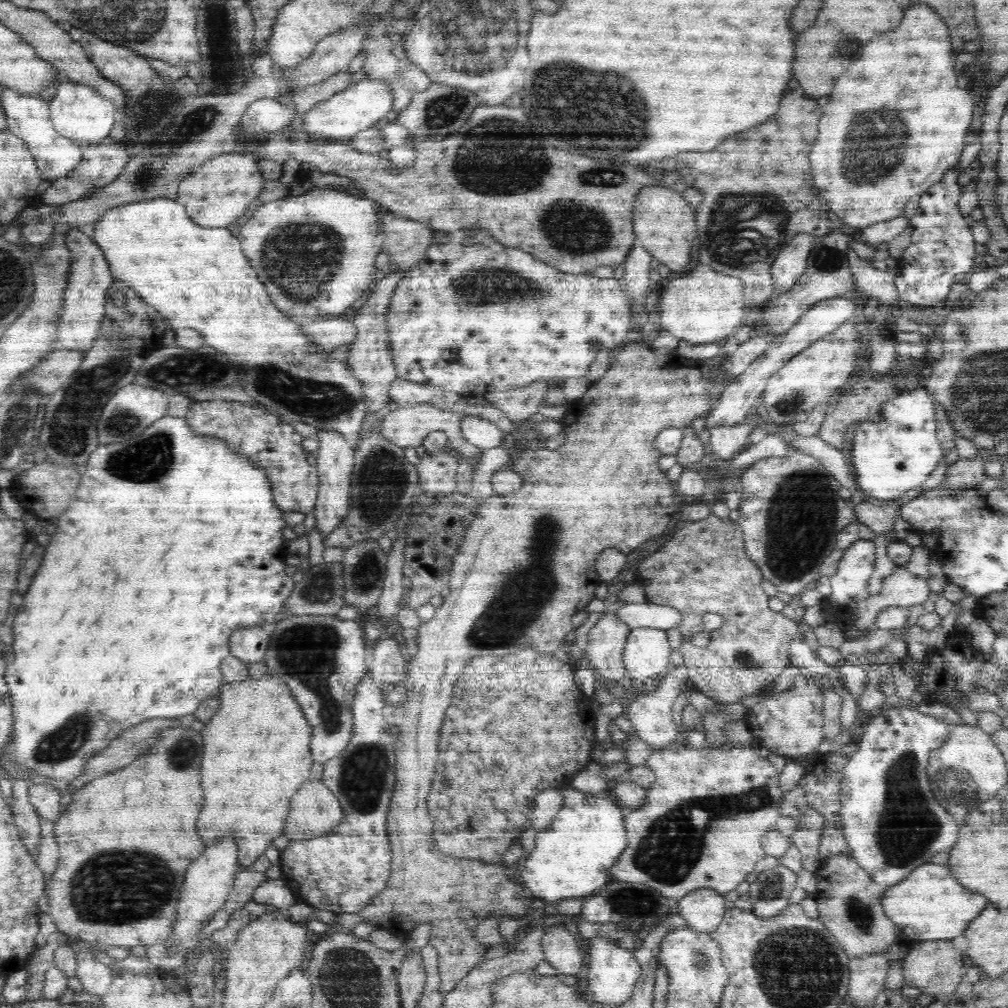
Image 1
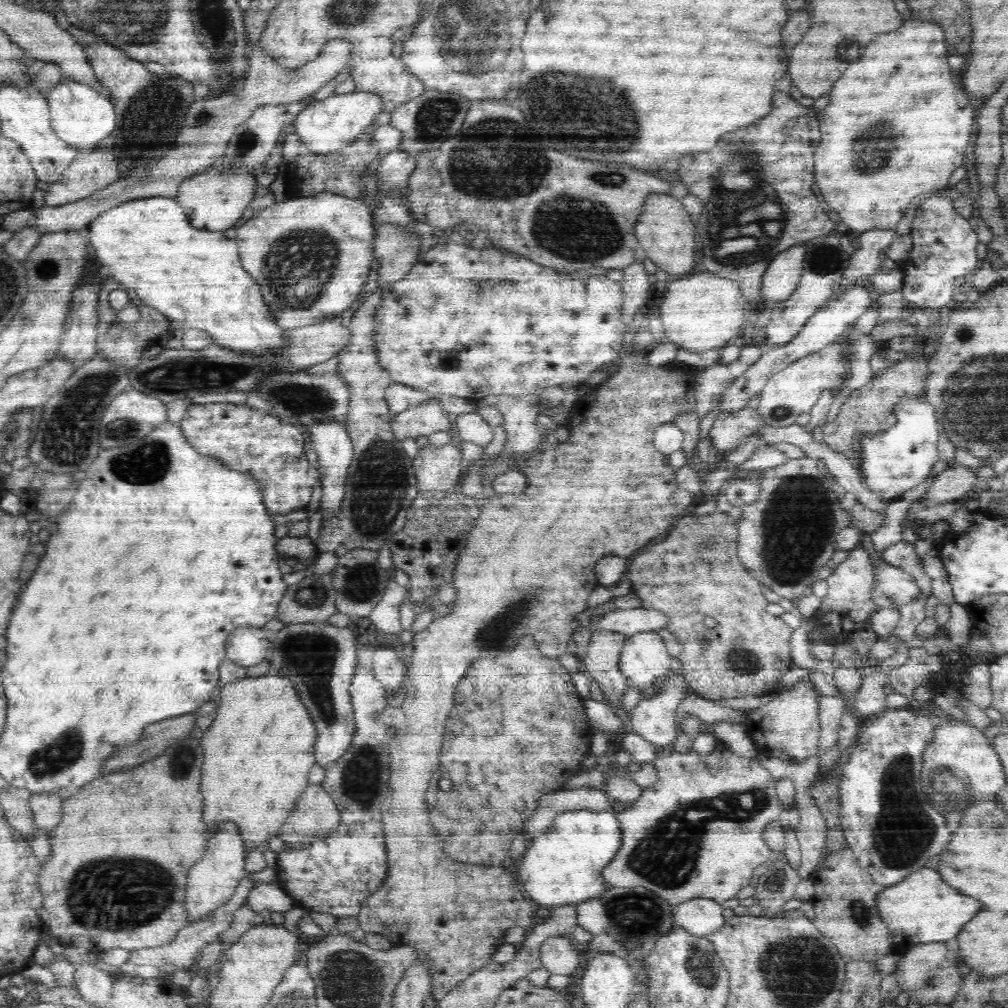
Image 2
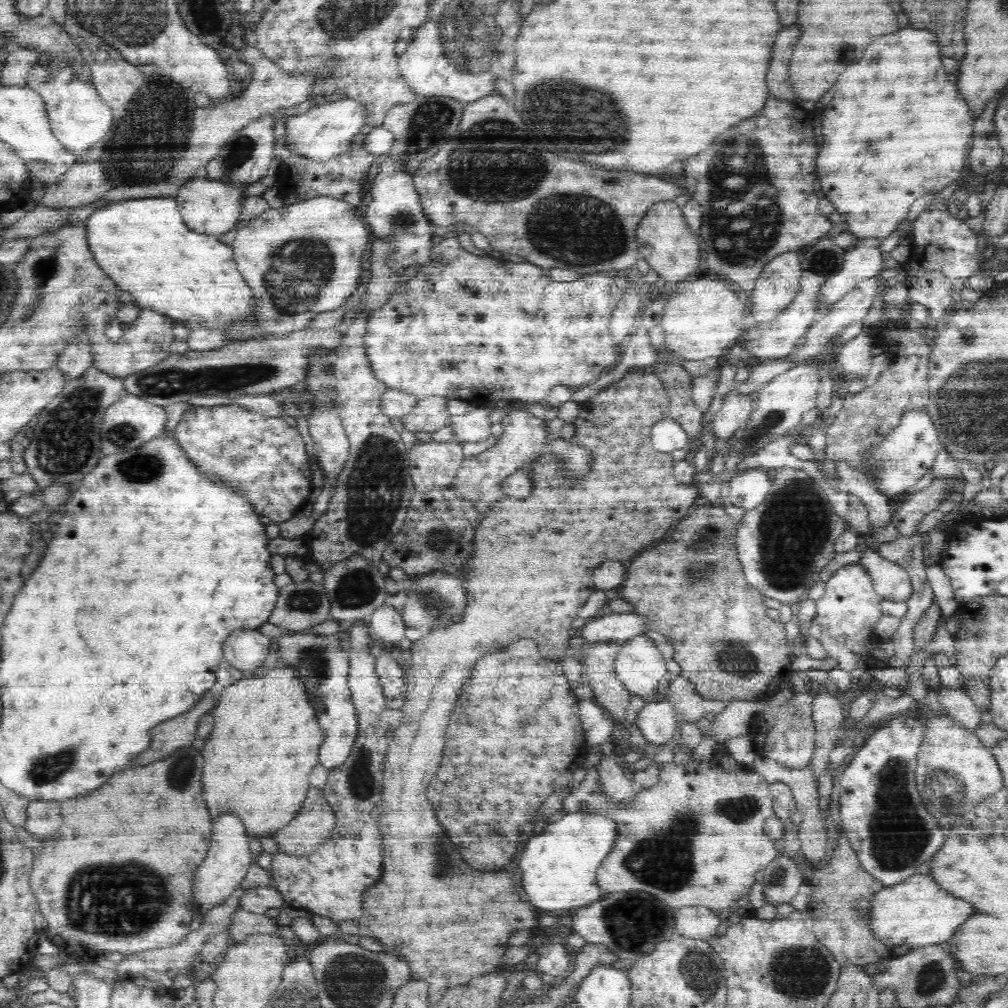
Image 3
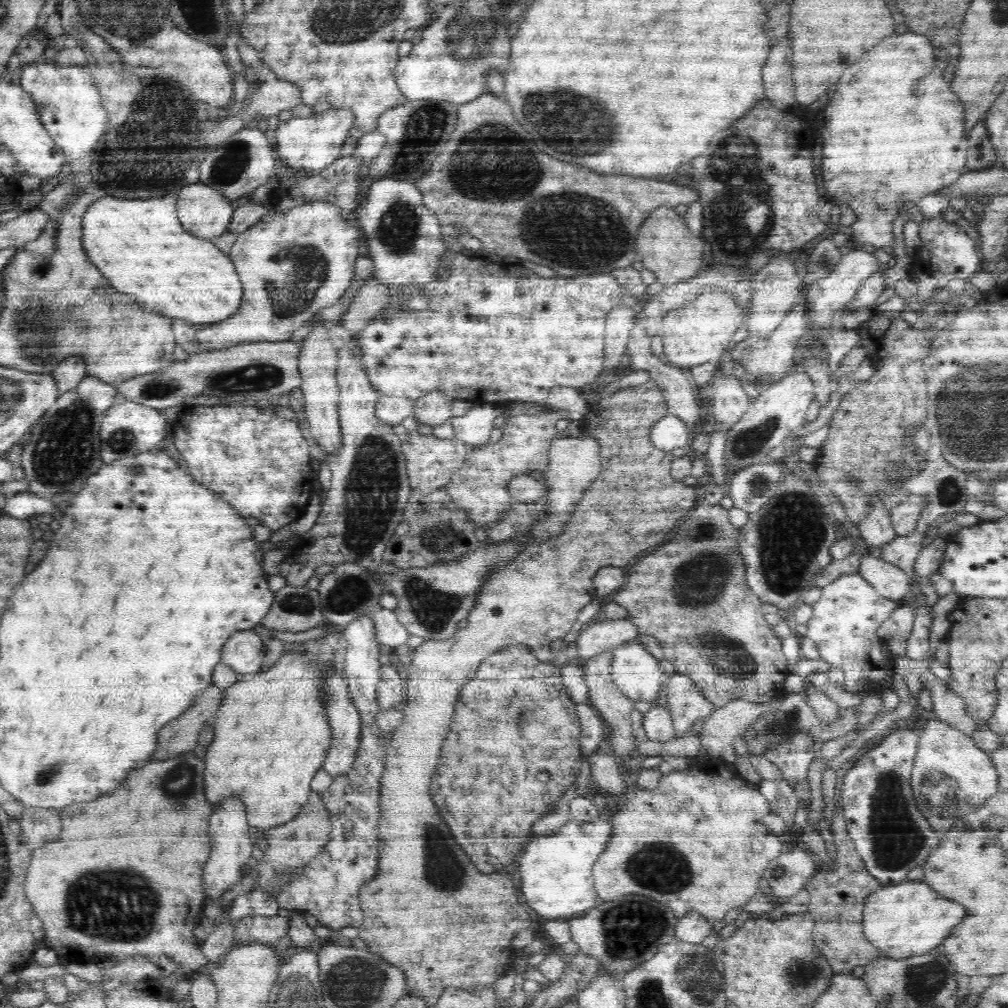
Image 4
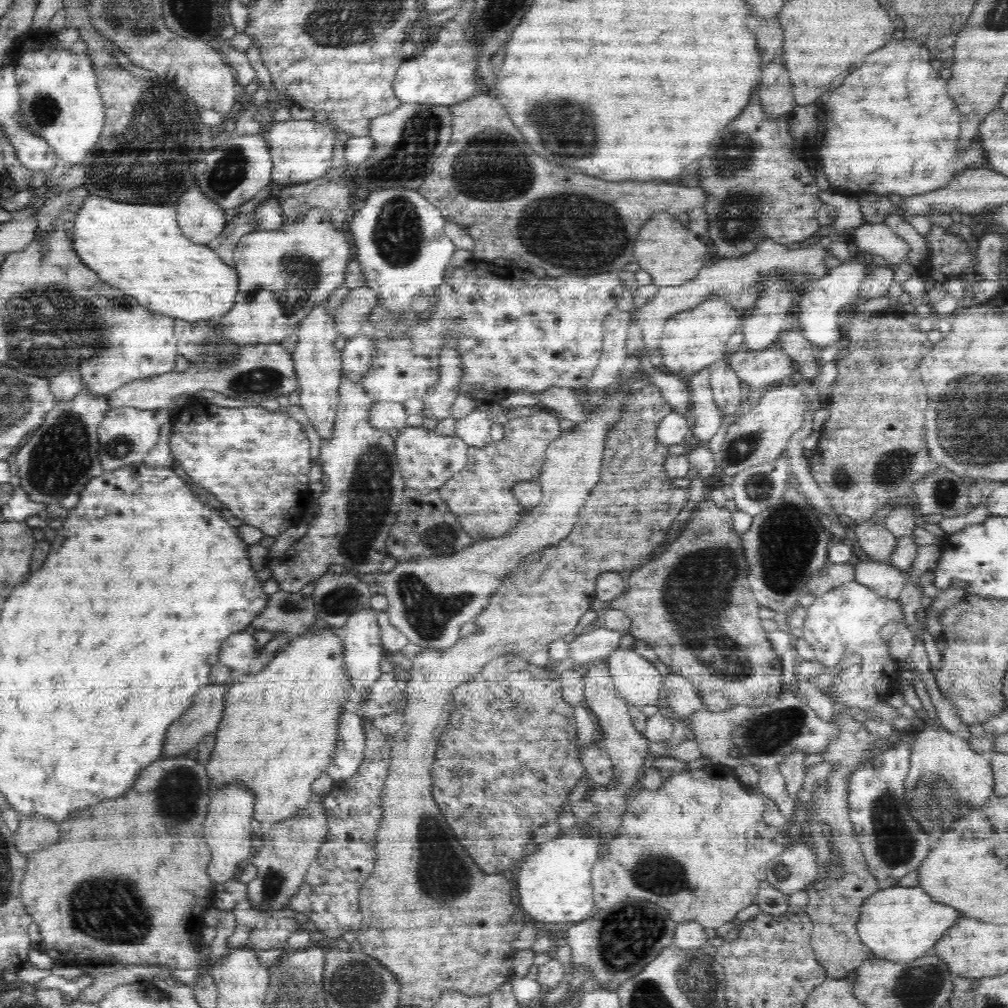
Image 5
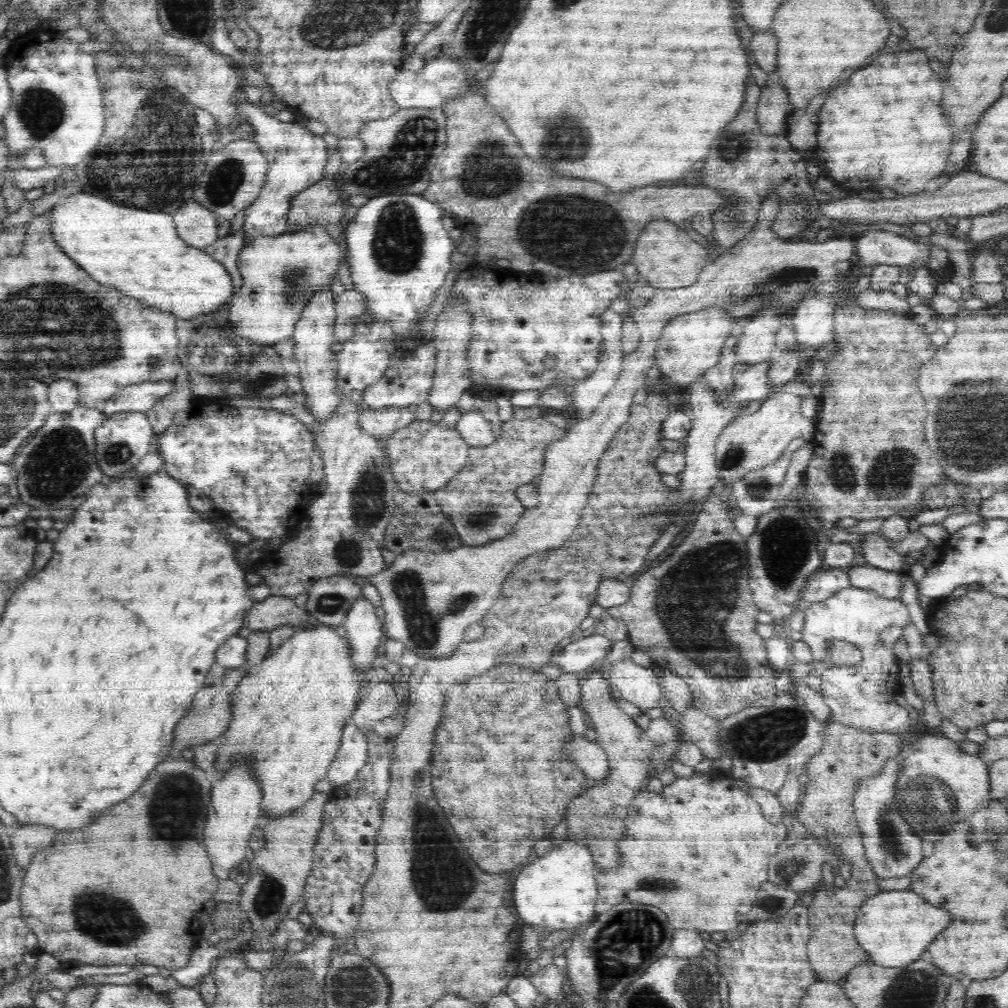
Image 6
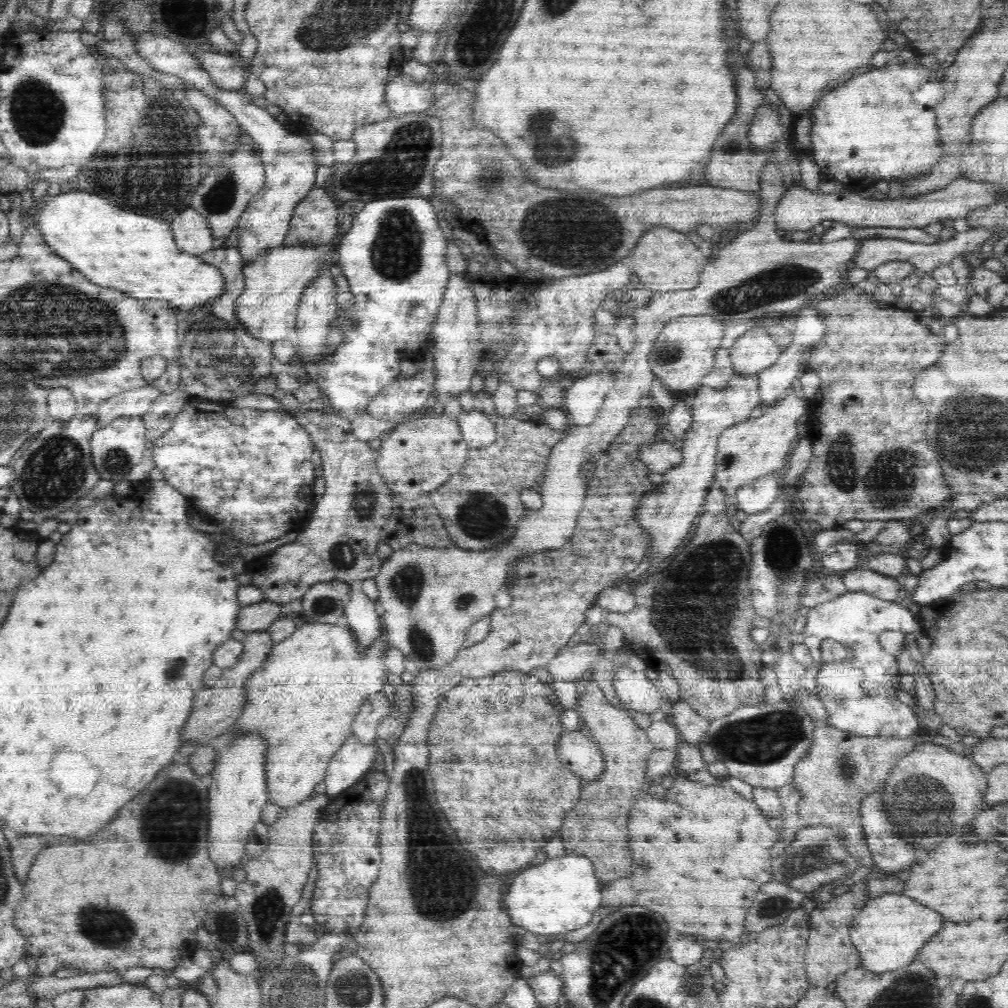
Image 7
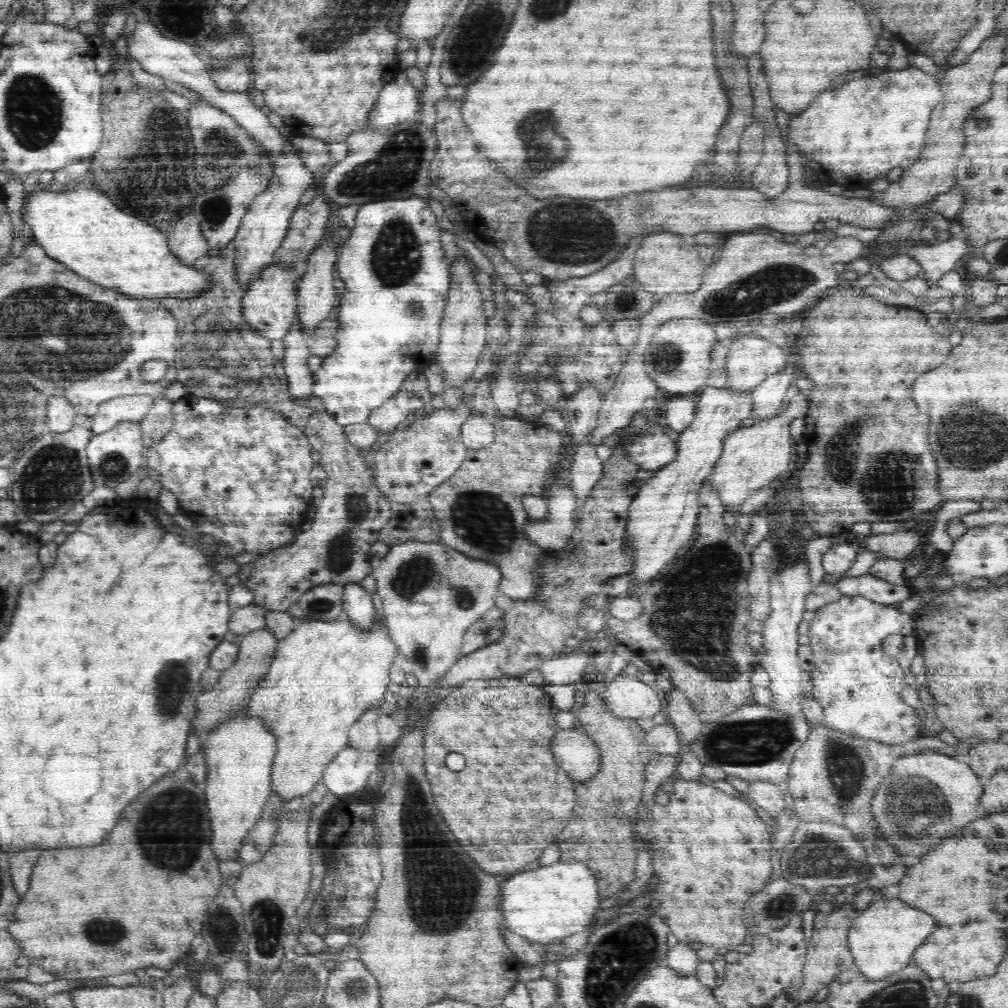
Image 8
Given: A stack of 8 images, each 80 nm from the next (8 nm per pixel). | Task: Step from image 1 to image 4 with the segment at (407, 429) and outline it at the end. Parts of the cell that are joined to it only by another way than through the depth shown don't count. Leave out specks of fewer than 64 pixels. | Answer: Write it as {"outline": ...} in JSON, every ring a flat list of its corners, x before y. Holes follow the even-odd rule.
{"outline":[[428,392,414,402,414,416,420,424,435,428,453,417,451,404,454,399,442,392]]}

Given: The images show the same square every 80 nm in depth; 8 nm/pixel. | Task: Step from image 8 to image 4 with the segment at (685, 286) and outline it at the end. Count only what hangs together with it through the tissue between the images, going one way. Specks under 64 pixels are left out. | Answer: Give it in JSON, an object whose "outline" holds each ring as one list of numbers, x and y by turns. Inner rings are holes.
{"outline":[[660,206,652,210,640,226,635,243,636,254,646,269,655,274,663,286,675,285,696,276,702,268,704,244,695,235,671,206]]}

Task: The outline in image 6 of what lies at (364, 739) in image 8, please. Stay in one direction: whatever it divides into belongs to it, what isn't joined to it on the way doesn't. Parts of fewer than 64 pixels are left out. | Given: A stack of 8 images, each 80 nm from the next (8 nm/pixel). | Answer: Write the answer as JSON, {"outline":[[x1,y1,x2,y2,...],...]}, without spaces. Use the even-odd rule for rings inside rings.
{"outline":[[389,682,370,684,360,696,351,720,354,727,366,734,375,731,378,721,394,714,401,714,404,708,400,696]]}

